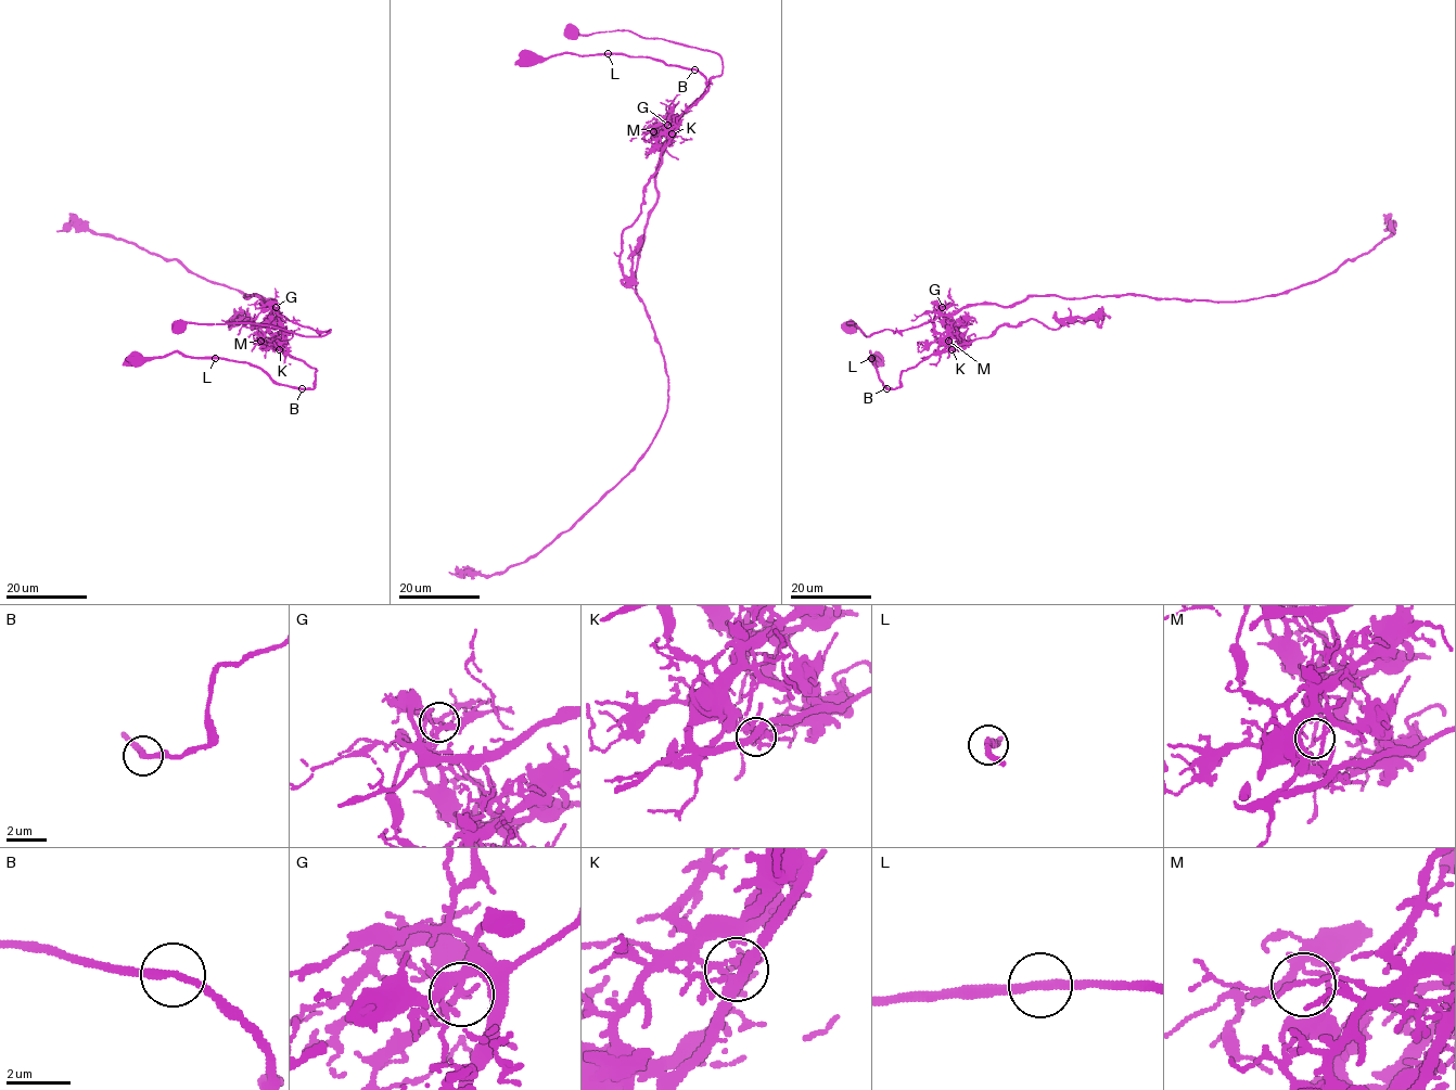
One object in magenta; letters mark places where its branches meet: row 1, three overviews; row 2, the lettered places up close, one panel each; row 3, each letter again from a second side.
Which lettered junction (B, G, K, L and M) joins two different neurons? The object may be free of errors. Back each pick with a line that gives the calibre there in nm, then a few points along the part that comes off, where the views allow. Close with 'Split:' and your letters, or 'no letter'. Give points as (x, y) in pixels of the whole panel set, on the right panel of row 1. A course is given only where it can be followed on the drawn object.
M: 130 nm | (948, 341), (941, 313), (1014, 305), (1030, 296), (1276, 296), (1333, 272), (1390, 231)
Split: M

